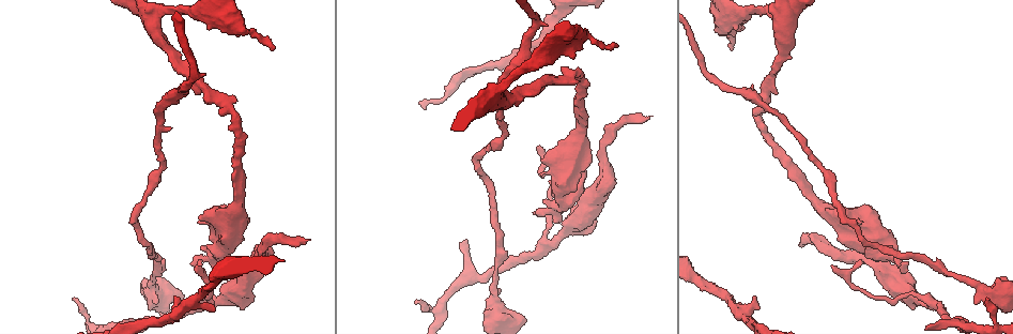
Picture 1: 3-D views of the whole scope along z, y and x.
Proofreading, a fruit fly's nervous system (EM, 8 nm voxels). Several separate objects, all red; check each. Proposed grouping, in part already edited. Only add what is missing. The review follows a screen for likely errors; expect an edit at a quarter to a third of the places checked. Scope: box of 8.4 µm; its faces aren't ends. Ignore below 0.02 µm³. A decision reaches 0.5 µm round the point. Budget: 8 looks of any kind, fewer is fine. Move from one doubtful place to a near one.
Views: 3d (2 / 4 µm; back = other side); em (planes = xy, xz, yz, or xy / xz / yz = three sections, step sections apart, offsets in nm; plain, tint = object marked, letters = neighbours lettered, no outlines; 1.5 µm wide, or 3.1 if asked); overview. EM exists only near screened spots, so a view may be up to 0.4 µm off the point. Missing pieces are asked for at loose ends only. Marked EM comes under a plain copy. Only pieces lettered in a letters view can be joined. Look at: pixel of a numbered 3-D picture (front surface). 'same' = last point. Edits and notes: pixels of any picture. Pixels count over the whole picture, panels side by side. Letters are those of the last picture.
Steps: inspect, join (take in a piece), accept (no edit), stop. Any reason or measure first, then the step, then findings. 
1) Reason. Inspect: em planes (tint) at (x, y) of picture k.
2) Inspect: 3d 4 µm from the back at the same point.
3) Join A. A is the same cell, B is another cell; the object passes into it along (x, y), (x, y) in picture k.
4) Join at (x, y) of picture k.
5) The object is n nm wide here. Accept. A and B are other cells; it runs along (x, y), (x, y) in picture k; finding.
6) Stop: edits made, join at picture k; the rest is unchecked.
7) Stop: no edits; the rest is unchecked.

An open end. Inspect: 3d 2 µm at (174, 296) of picture 1.

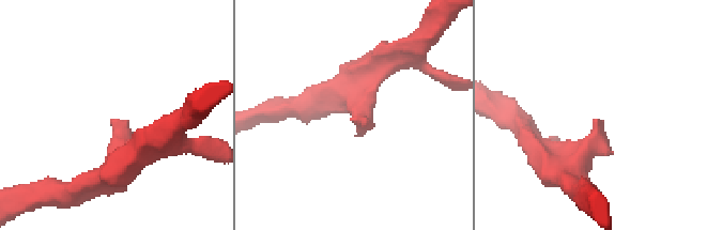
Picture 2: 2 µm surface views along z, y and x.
Inspect: em xz step 4 (letters) at (352, 122) of picture 2.

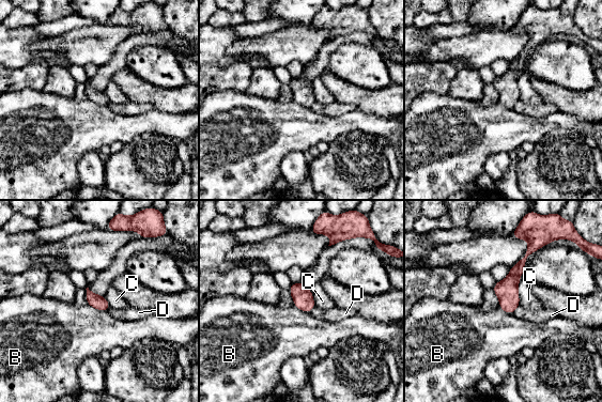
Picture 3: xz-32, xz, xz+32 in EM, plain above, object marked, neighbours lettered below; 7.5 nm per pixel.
Inspect: em planes (letters) at the same point.

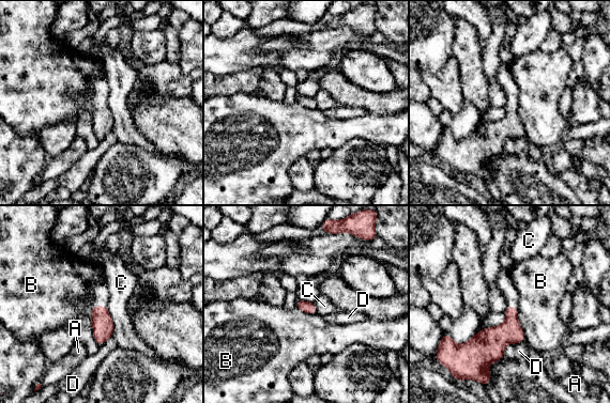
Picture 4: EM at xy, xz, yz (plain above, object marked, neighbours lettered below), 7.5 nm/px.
Accept. A, B, C and D are other cells; a border runs along (516, 306), (517, 320), (525, 339) in picture 4; none of them fits.

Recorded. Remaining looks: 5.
Branch stops here. Inspect: 3d 4 µm from the back at (651, 116) of picture 1.

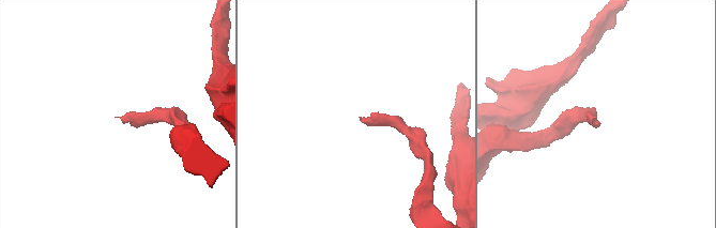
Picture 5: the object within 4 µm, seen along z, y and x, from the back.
Shape alone is not enough. Inspect: em planes (letters) at (121, 119) of picture 5.

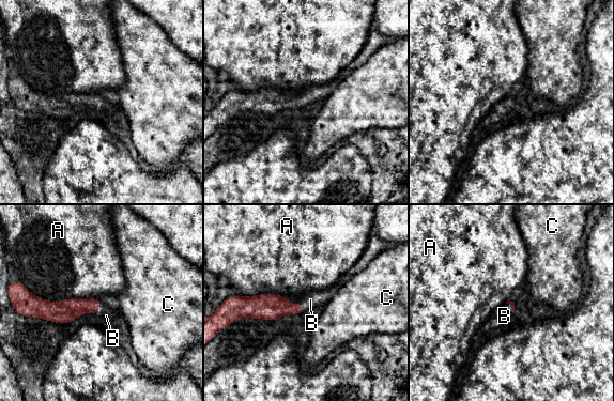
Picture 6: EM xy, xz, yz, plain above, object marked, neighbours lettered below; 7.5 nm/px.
Join B. B is the same cell, A and C are other cells; the object passes into it along (264, 306), (296, 304), (310, 299) in picture 6; it goes on there.

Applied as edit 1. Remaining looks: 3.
See it whole again. Inspect: overview.

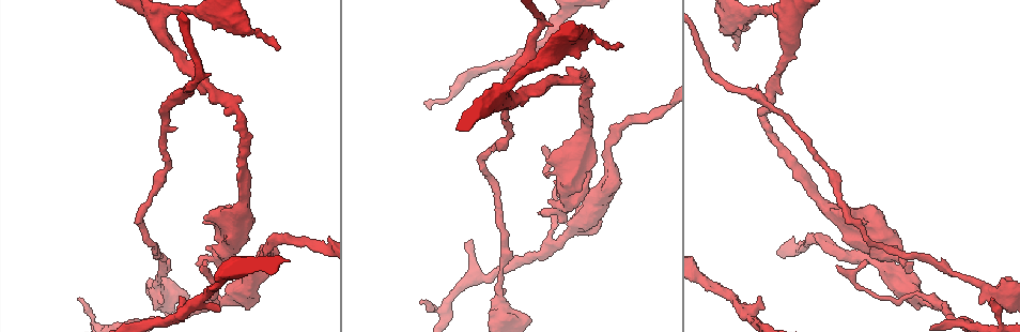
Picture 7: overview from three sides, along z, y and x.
Free end. Inspect: 3d 2 µm at (421, 302) of picture 7.

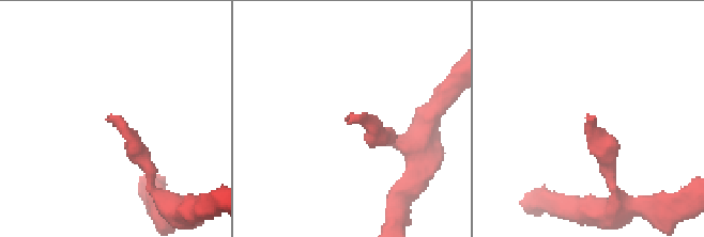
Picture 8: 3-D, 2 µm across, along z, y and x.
Inspect: em planes (letters) at (106, 119) of picture 8.

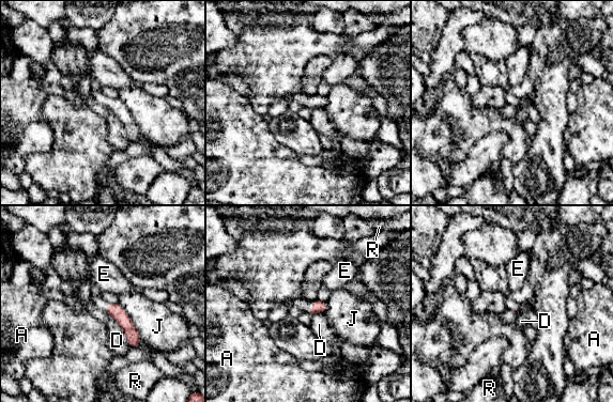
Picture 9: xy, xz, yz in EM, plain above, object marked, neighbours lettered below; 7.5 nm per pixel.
Accept. A, D, E, J and R are other cells; a border runs along (112, 317), (131, 346) in picture 9; no lettered piece goes on from it.

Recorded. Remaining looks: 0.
Stop: edits made, join at picture 6; the rest is unchecked.

